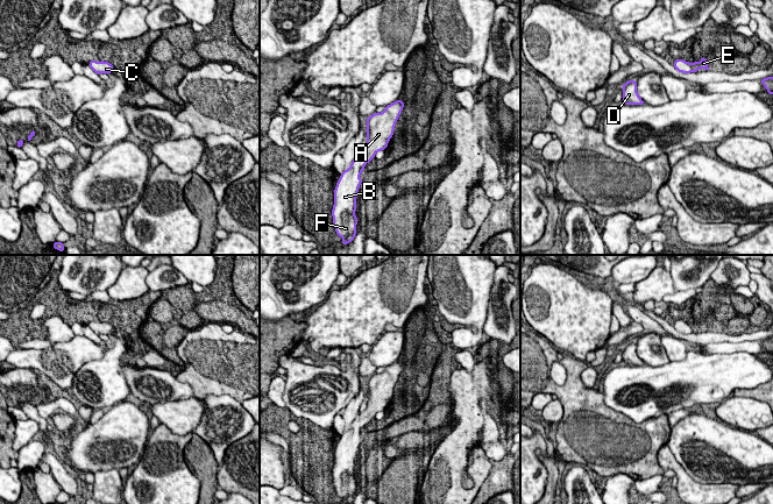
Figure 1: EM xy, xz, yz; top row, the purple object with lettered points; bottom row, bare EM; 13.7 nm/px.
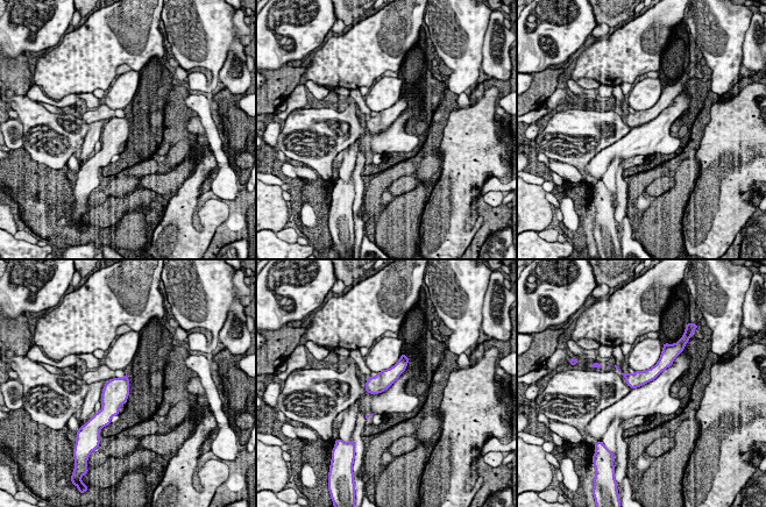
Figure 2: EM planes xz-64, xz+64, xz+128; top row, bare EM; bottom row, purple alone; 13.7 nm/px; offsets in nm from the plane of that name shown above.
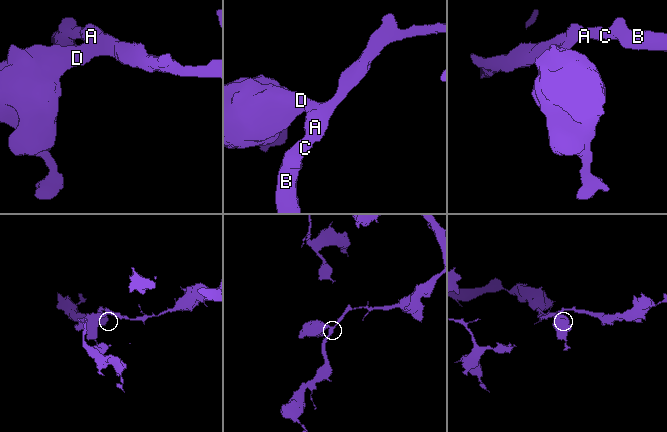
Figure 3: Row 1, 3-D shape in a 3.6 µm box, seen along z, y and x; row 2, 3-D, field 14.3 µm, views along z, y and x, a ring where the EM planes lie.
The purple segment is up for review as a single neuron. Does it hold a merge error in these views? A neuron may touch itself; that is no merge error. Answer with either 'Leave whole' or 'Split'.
Leave whole

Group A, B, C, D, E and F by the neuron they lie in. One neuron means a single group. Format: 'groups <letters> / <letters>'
groups A B C D E F

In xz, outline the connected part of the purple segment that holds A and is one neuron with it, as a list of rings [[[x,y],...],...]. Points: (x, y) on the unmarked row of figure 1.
[[[397,361],[385,367],[382,374],[374,374],[367,379],[367,409],[353,420],[350,428],[343,431],[334,452],[332,470],[333,487],[341,497],[342,504],[352,503],[356,496],[357,478],[355,477],[356,457],[363,440],[360,440],[364,426],[375,419],[375,414],[388,407],[393,396],[395,385],[403,371],[404,363]]]

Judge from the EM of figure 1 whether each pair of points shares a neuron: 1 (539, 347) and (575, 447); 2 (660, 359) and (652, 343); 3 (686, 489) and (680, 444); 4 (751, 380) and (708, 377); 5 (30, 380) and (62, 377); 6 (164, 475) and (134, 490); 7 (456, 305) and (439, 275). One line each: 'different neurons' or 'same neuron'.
1: same neuron
2: same neuron
3: different neurons
4: same neuron
5: different neurons
6: same neuron
7: same neuron

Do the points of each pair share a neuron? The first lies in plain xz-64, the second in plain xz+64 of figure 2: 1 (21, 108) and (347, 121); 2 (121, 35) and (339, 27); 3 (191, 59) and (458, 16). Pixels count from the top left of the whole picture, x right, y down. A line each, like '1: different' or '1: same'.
1: same
2: different
3: same

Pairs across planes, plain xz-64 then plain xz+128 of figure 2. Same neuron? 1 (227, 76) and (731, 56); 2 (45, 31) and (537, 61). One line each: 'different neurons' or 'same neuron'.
1: different neurons
2: same neuron

